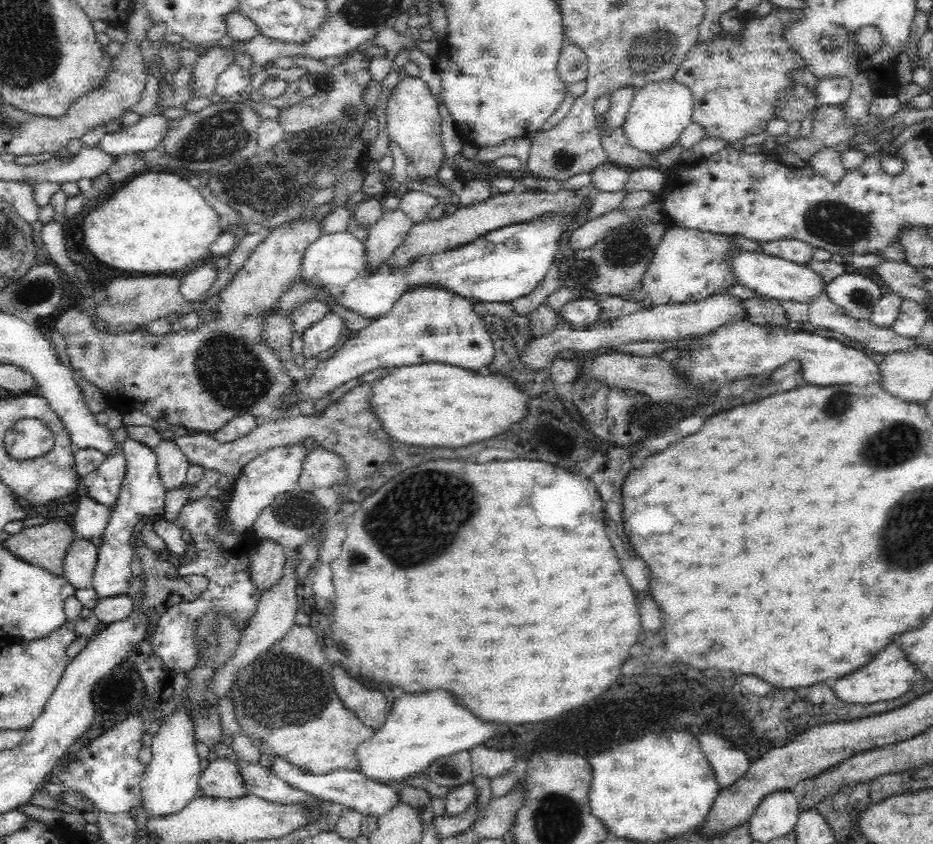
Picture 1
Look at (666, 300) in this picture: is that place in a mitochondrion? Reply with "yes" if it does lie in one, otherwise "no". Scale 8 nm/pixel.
no

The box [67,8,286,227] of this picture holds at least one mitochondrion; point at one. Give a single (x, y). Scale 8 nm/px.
(220, 136)

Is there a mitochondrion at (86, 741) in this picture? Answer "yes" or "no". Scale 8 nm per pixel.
no

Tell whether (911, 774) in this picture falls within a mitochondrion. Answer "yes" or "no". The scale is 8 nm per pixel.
no

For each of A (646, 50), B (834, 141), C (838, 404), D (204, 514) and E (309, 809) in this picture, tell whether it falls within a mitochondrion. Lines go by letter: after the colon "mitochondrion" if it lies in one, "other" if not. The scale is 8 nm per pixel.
A: mitochondrion
B: other
C: mitochondrion
D: other
E: other

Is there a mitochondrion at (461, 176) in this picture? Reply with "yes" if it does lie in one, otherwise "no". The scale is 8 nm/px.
no

